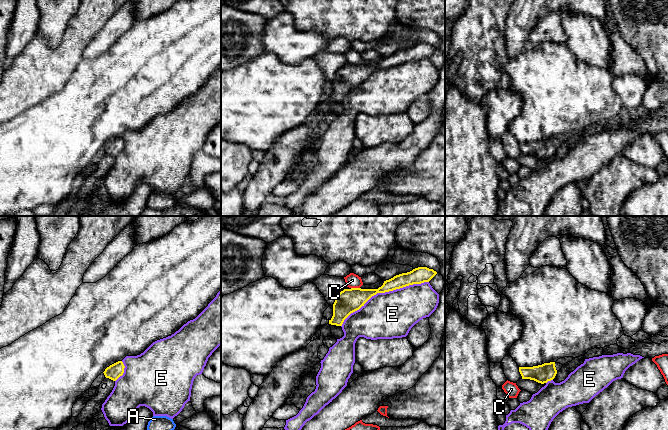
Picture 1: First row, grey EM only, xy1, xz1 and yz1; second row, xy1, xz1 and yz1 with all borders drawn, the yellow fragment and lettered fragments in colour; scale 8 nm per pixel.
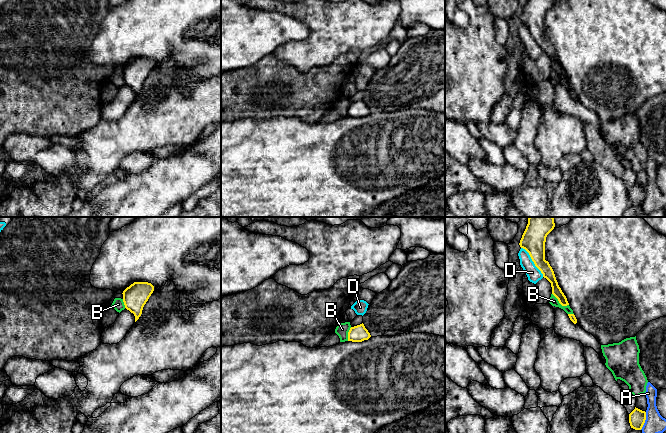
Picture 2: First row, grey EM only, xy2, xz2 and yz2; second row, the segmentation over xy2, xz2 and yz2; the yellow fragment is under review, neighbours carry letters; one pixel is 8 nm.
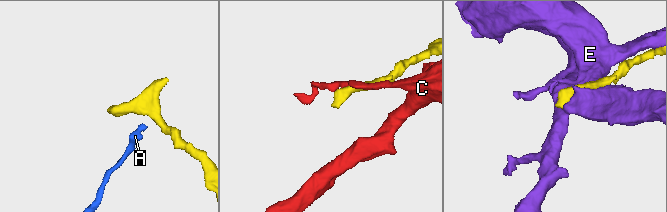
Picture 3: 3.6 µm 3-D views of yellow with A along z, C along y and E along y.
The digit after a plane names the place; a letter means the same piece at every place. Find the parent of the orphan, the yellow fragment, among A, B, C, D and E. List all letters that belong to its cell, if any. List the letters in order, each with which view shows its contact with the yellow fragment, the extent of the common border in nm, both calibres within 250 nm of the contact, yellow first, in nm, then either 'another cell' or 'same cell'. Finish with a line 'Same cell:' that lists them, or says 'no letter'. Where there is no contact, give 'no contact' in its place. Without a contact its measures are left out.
A: contact in yz2; length 150 nm; calibres 140 and 160 nm; another cell
B: contact in yz2; length 170 nm; calibres 90 and 70 nm; another cell
C: contact in xz1; length 70 nm; calibres 190 and 120 nm; another cell
D: contact in yz2; length 300 nm; calibres 190 and 110 nm; another cell
E: contact in xz1; length 800 nm; calibres 180 and 380 nm; another cell
Same cell: no letter

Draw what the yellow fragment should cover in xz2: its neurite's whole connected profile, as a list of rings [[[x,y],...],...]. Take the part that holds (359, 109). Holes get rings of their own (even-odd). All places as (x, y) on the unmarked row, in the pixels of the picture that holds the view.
[[[360,100],[354,103],[351,103],[348,108],[348,117],[352,118],[362,118],[368,116],[371,113],[368,106],[365,104],[364,100]]]

